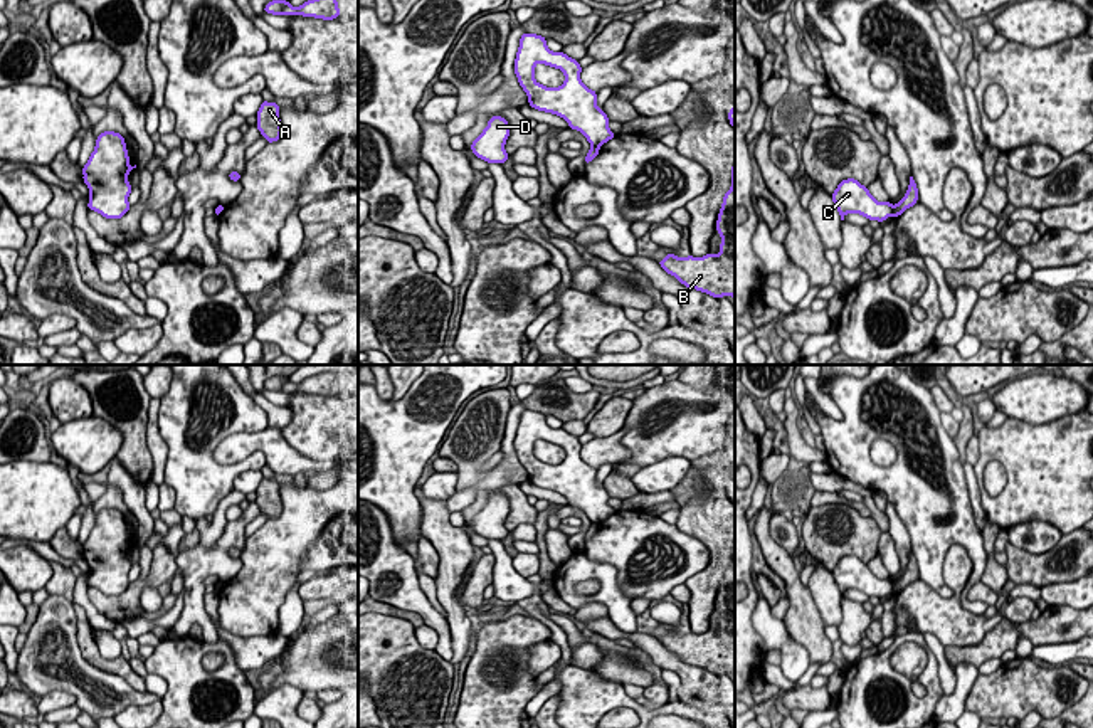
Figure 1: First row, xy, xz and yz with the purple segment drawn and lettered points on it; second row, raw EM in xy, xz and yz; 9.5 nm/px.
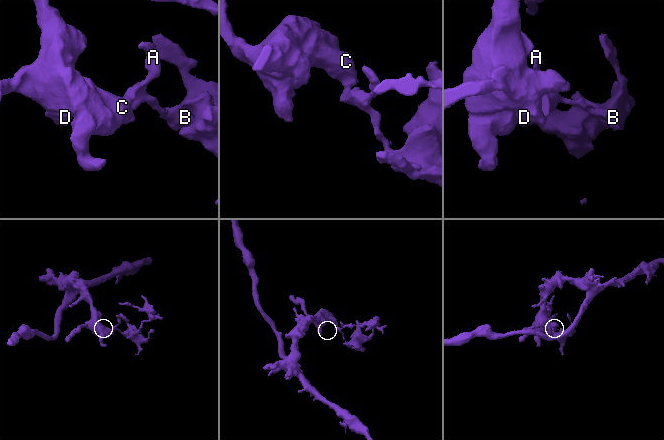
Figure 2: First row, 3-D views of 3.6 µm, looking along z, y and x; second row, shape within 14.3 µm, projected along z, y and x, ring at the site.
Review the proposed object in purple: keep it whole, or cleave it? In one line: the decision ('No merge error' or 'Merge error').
Merge error

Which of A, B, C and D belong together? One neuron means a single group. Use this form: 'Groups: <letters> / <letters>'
Groups: A B / C D

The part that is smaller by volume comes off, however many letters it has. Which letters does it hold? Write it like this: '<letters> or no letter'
A, B

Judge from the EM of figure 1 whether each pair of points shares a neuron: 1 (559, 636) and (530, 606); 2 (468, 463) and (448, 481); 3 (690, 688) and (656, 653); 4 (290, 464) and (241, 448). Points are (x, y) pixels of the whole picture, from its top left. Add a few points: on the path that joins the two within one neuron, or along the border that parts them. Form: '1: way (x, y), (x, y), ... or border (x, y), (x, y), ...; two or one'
1: way (554, 627), (538, 614); one
2: border (456, 473), (458, 490); two
3: way (688, 678), (666, 659); one
4: way (278, 453), (269, 444), (253, 444); one

